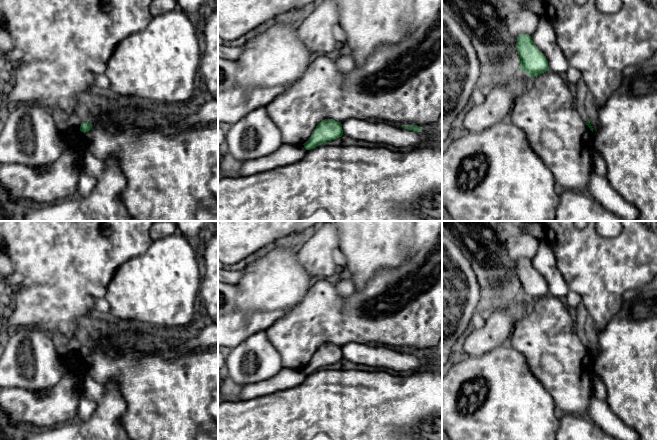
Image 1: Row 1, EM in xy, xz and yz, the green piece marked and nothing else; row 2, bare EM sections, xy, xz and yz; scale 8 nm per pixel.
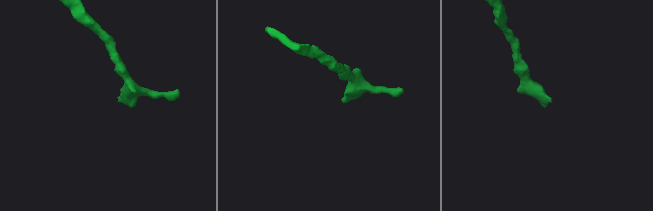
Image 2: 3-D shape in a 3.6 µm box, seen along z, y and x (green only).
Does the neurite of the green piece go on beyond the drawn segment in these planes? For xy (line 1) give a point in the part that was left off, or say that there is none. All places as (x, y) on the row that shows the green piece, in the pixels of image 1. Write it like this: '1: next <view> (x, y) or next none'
1: next none

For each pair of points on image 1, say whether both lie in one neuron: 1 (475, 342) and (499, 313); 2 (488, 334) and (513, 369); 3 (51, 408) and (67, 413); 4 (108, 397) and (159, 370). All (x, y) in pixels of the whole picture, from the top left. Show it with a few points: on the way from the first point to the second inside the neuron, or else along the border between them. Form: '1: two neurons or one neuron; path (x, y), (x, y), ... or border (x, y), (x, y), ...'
1: one neuron; path (482, 335), (497, 320)
2: two neurons; border (507, 342), (475, 357)
3: one neuron; path (55, 408), (63, 409)
4: two neurons; border (97, 382), (116, 387), (126, 404), (124, 414)

